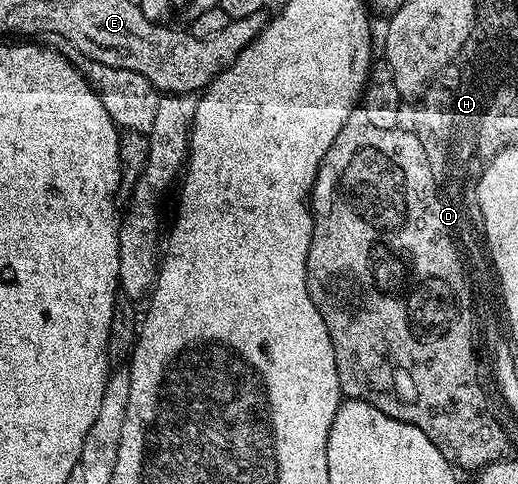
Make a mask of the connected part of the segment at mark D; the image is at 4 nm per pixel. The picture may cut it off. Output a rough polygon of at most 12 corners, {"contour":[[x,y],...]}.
{"contour":[[352,119],[309,198],[340,394],[452,466],[467,293],[500,288],[479,181]]}

